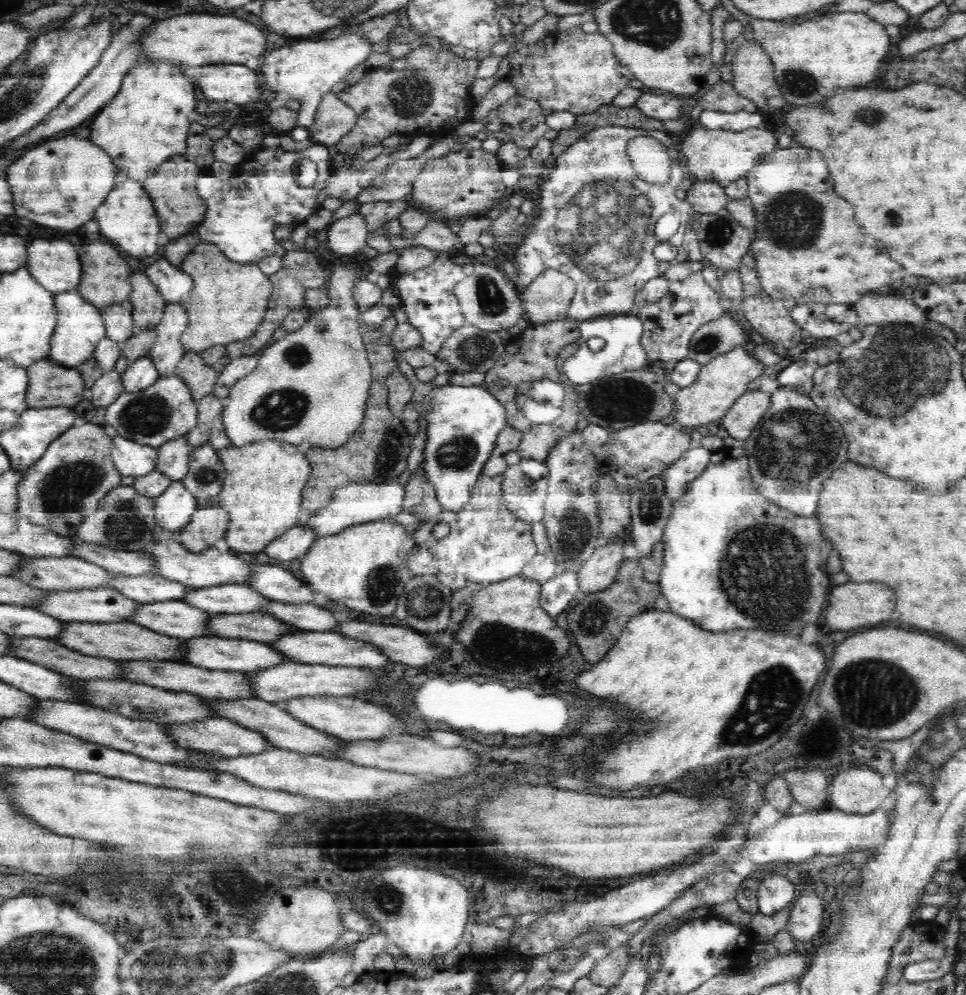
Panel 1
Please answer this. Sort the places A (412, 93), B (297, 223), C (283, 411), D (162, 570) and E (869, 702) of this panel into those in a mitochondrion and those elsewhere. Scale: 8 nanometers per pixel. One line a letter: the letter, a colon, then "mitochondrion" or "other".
A: mitochondrion
B: other
C: mitochondrion
D: other
E: mitochondrion

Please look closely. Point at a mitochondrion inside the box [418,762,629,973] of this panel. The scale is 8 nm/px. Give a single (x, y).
(506, 876)

